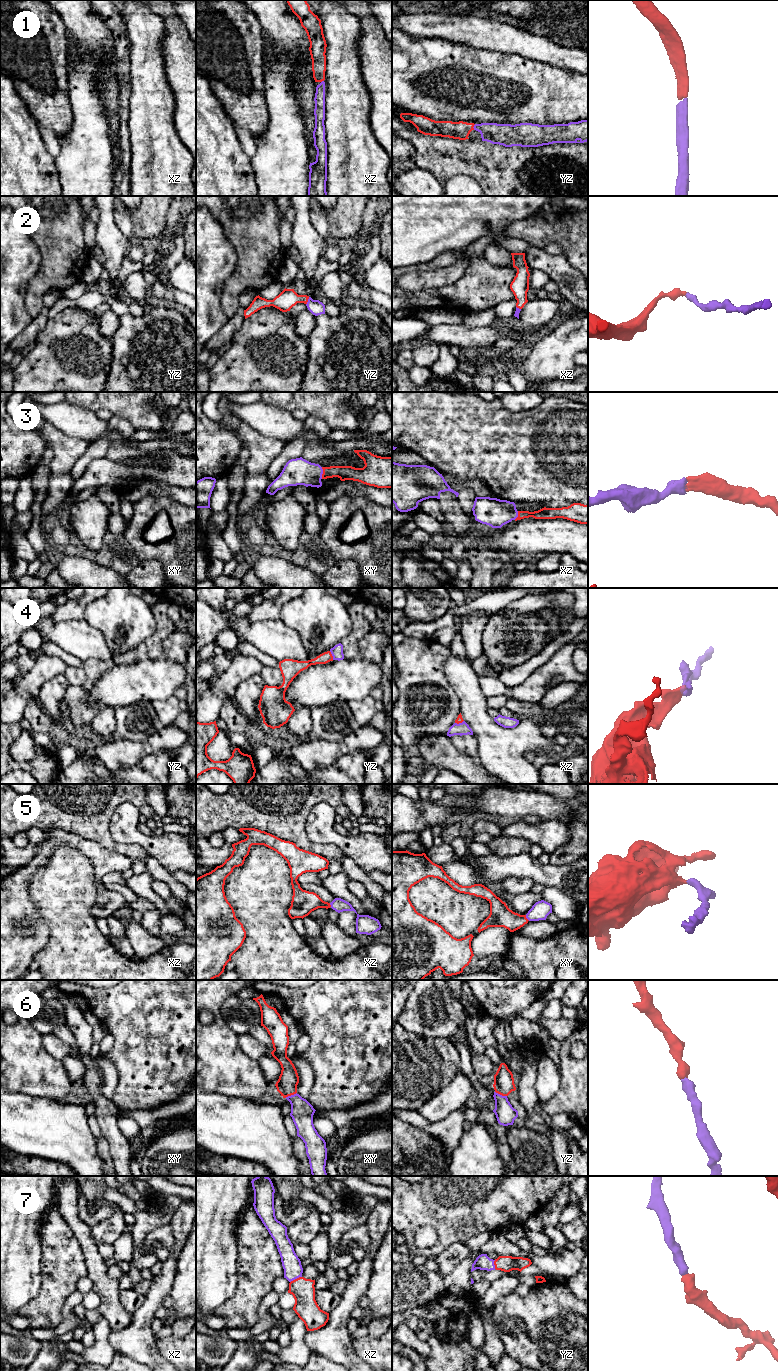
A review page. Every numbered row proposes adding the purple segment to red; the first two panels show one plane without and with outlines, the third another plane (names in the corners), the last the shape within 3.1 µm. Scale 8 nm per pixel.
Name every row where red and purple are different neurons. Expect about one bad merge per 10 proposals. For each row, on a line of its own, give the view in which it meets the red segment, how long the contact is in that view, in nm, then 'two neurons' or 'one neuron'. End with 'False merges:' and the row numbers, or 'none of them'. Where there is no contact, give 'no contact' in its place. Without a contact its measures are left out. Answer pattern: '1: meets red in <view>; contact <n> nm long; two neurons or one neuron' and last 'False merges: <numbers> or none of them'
1: meets red in yz; contact 50 nm long; one neuron
2: meets red in yz; contact 70 nm long; one neuron
3: meets red in xy; contact 100 nm long; one neuron
4: meets red in yz; contact 80 nm long; one neuron
5: meets red in xy; contact 60 nm long; one neuron
6: meets red in yz; contact 100 nm long; one neuron
7: meets red in xz; contact 110 nm long; one neuron
False merges: none of them

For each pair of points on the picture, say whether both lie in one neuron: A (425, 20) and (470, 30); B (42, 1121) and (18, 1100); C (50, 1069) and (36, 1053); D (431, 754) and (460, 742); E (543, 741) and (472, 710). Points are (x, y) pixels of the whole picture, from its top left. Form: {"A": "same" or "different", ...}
{"A": "same", "B": "same", "C": "same", "D": "different", "E": "same"}

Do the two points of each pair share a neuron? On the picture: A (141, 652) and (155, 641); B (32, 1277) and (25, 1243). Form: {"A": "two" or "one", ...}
{"A": "one", "B": "one"}

